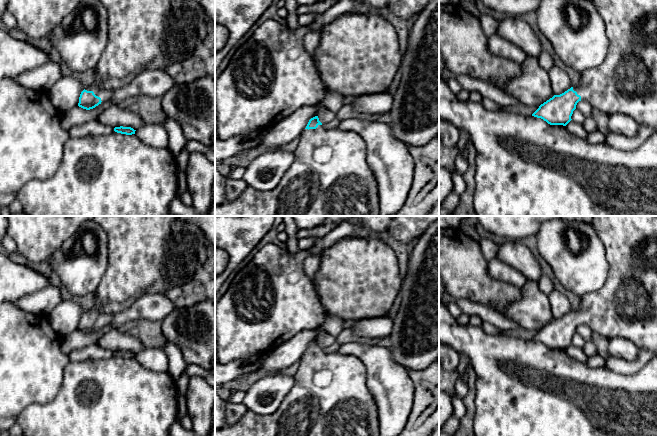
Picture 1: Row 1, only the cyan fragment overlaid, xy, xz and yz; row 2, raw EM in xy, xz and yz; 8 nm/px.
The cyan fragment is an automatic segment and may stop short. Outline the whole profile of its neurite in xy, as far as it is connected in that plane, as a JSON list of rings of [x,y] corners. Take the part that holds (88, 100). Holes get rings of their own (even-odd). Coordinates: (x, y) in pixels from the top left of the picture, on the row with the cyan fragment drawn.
[[[99,0],[106,7],[108,12],[108,39],[106,47],[95,66],[96,82],[85,87],[79,97],[78,106],[90,110],[101,104],[101,98],[107,94],[114,93],[117,89],[125,86],[130,79],[134,79],[139,73],[145,70],[165,70],[168,66],[181,62],[195,54],[196,50],[202,47],[203,41],[207,36],[208,23],[204,9],[194,0]]]

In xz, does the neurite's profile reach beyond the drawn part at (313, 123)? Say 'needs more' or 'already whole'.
needs more

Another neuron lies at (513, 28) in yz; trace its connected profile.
[[[506,15],[499,20],[496,33],[522,49],[527,56],[537,58],[541,42],[531,26],[519,16]]]

